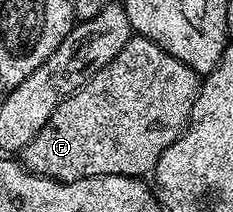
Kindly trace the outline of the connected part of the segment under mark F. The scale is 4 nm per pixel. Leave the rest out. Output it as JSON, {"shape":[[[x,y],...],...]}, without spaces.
{"shape":[[[136,35],[130,36],[129,42],[123,47],[123,51],[119,51],[119,55],[115,55],[115,59],[111,59],[111,63],[107,63],[107,67],[100,69],[91,79],[87,79],[87,83],[83,83],[83,87],[79,87],[66,101],[59,103],[59,107],[51,115],[51,119],[47,119],[47,123],[43,123],[39,135],[35,135],[35,139],[31,139],[31,143],[27,143],[27,147],[23,150],[24,168],[39,177],[49,177],[52,181],[78,181],[79,179],[102,177],[103,175],[144,178],[145,173],[152,174],[156,170],[159,155],[163,155],[163,151],[167,151],[167,147],[171,147],[171,143],[179,140],[181,134],[189,126],[189,116],[193,110],[197,93],[201,90],[201,82],[202,78],[196,71],[183,63],[179,63],[179,59],[167,55],[167,51],[163,51],[163,47],[151,43],[151,39]]]}

